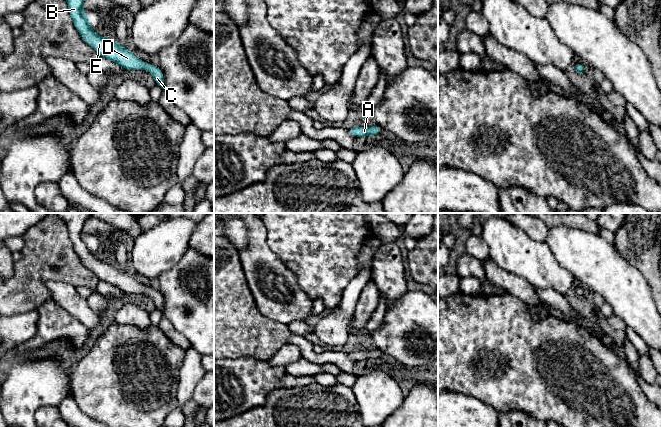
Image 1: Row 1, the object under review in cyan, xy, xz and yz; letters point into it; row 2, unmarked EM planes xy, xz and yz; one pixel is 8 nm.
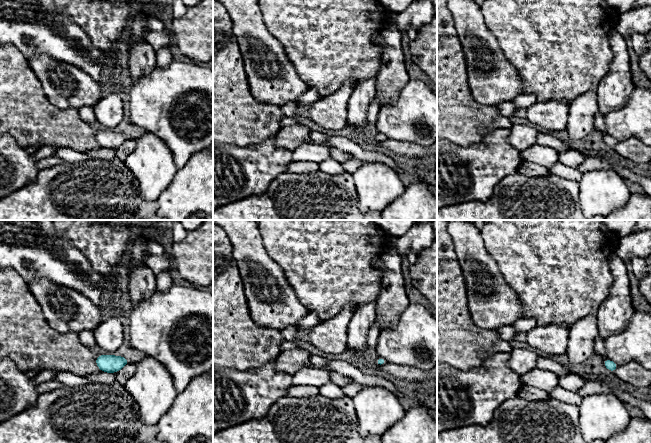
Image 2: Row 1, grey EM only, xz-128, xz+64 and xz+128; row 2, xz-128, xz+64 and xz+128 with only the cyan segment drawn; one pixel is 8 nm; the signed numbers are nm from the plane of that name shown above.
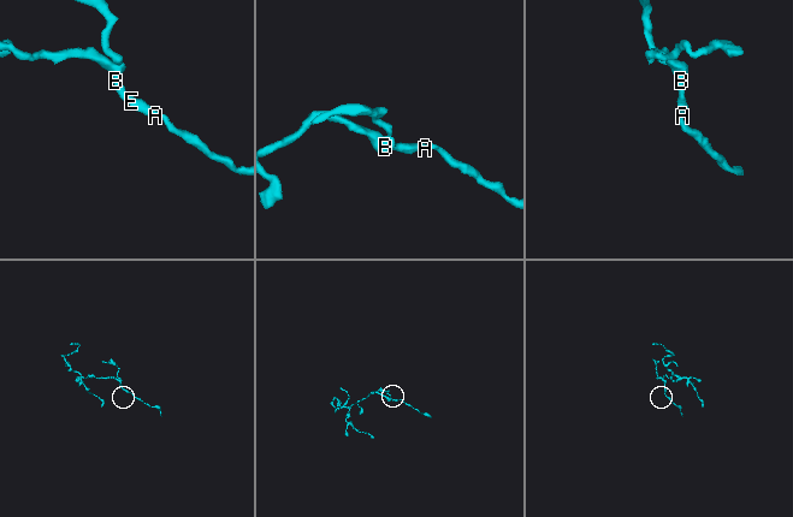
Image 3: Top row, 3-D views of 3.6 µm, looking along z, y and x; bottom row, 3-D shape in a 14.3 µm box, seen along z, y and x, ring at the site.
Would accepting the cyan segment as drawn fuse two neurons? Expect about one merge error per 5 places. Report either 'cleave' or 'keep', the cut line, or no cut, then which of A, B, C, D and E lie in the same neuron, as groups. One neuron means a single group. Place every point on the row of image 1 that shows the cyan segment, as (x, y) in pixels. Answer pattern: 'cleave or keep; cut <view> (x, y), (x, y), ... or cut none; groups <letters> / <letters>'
keep; cut none; groups A B C D E

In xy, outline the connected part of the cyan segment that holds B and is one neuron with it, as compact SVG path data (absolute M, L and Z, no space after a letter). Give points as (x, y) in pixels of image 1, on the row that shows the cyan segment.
M67 0L69 14L83 40L93 47L99 56L103 56L127 70L149 70L155 83L164 89L163 73L160 68L143 62L126 47L93 32L90 18L83 11L83 2L84 0Z

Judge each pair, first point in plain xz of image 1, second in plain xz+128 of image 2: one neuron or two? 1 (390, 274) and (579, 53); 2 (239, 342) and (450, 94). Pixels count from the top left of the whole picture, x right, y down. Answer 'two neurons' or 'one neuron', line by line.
1: two neurons
2: one neuron

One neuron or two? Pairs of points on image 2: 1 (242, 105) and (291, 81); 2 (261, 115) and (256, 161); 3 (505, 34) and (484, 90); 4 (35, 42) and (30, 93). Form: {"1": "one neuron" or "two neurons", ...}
{"1": "two neurons", "2": "two neurons", "3": "two neurons", "4": "two neurons"}

